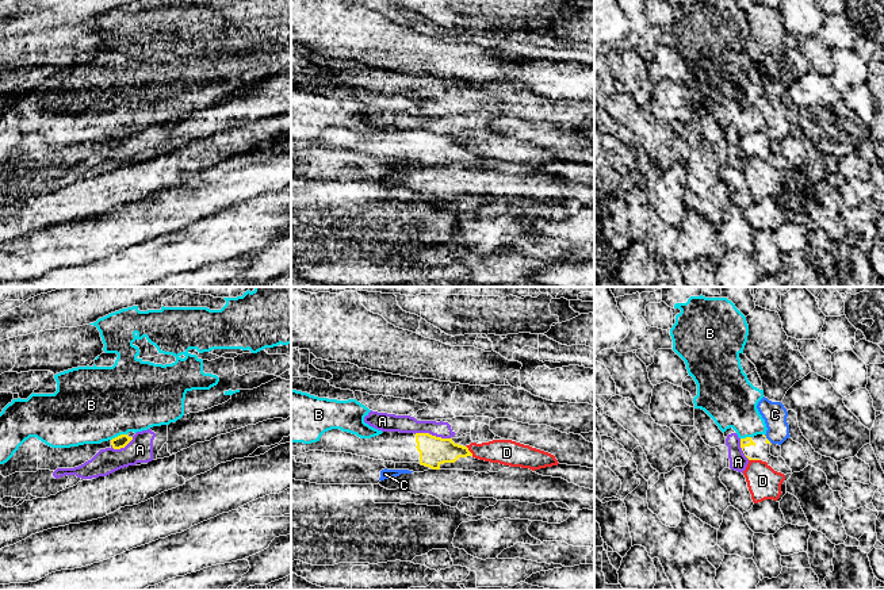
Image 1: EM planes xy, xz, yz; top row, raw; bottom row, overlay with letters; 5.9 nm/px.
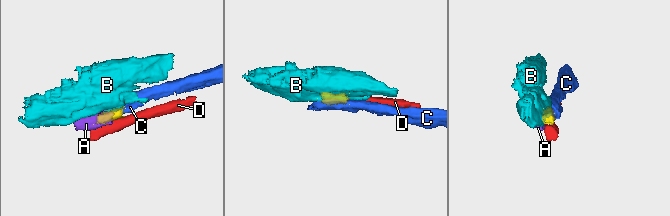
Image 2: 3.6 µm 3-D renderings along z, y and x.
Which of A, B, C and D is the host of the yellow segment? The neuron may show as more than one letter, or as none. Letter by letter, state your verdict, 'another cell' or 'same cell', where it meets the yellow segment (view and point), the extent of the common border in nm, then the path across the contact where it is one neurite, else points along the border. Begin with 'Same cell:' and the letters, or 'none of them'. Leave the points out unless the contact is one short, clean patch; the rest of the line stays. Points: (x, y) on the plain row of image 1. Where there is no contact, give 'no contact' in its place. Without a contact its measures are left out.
Same cell: none of them
A: another cell | xz (431, 131) | 220 nm | along xz (414, 130), (431, 130), (450, 135)
B: another cell | xy (118, 133) | 100 nm | along xy (126, 130), (121, 130), (111, 137)
C: another cell | yz (766, 135) | 60 nm | along yz (764, 131), (770, 138)
D: another cell | xz (469, 148) | 80 nm | along xz (466, 142), (473, 152)

